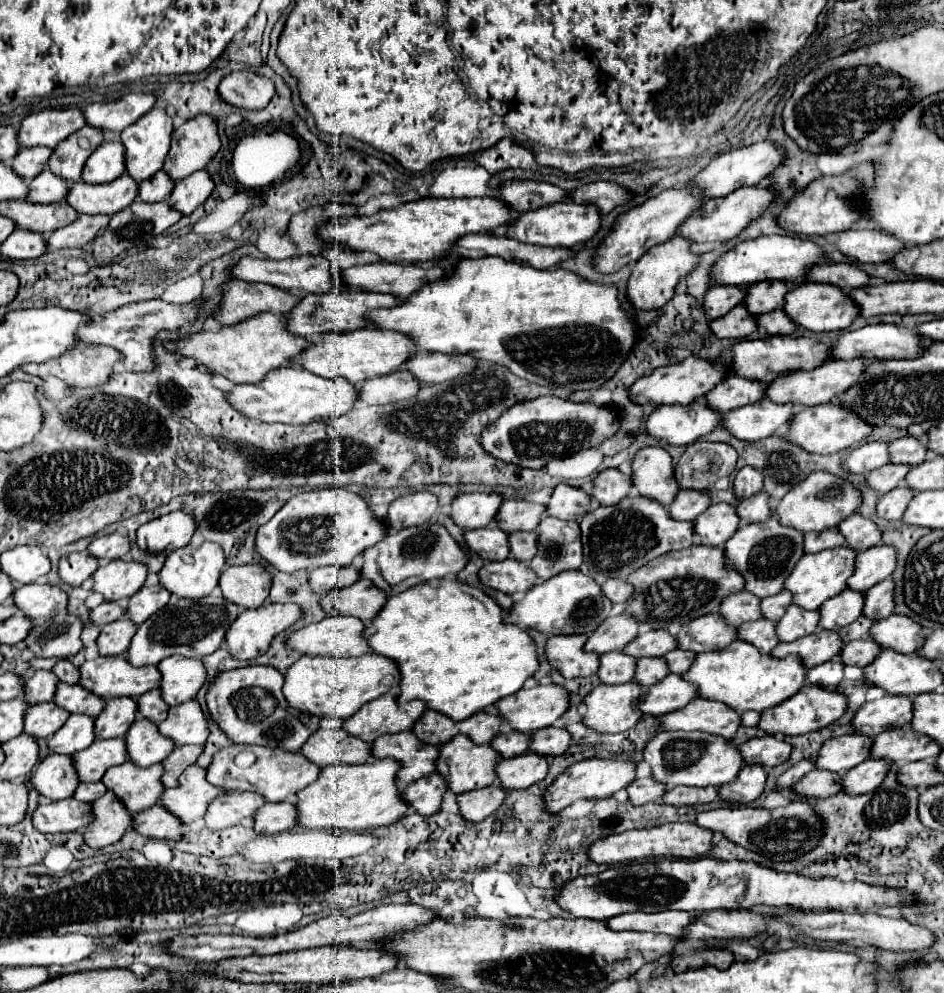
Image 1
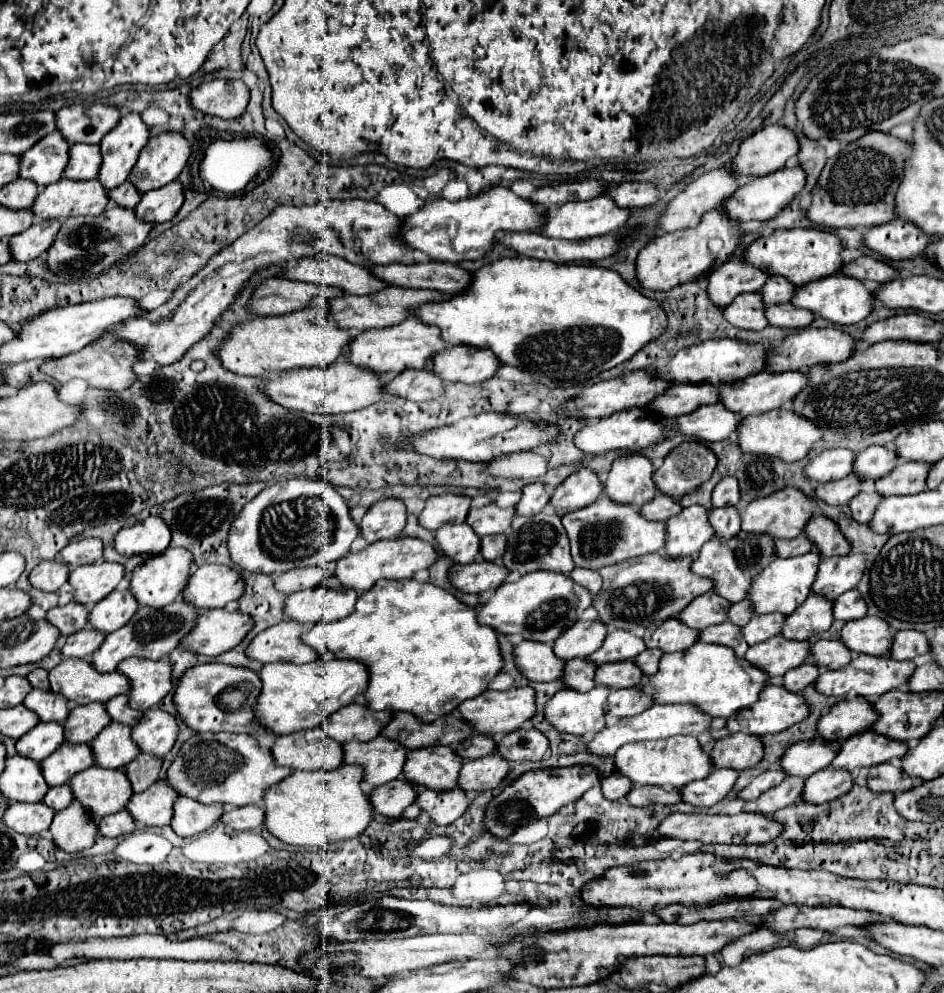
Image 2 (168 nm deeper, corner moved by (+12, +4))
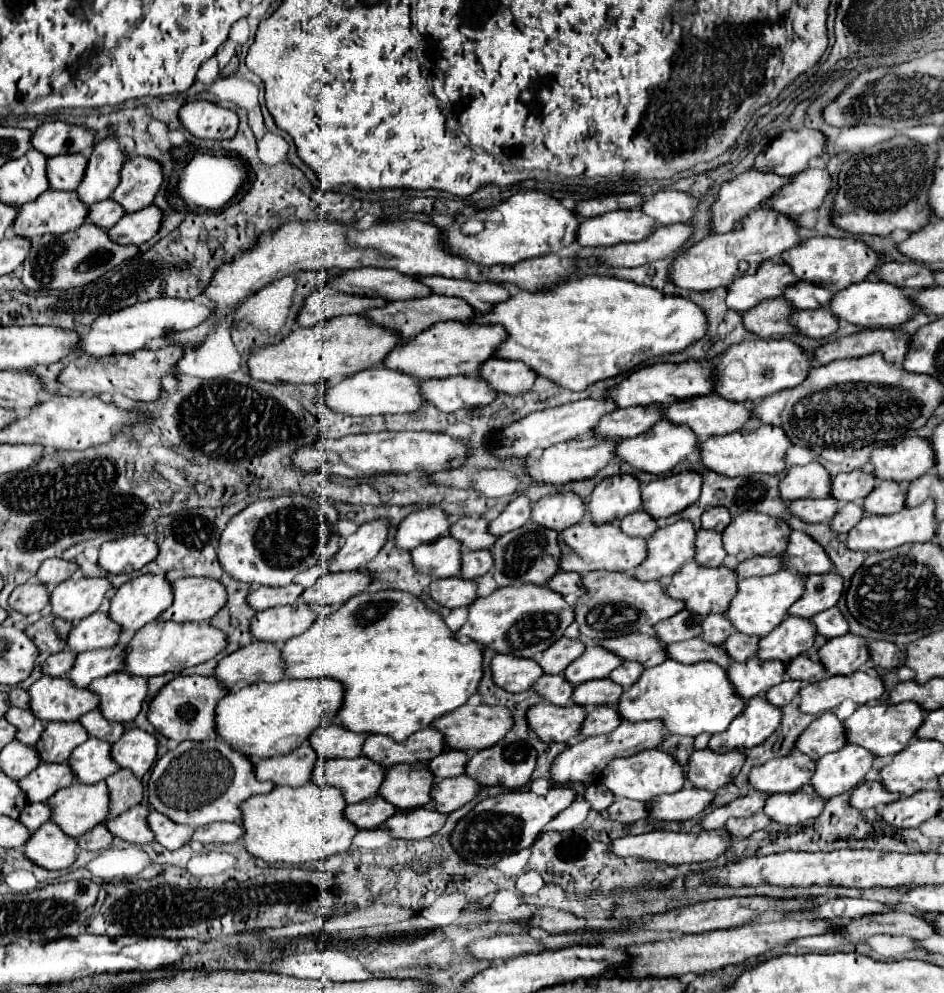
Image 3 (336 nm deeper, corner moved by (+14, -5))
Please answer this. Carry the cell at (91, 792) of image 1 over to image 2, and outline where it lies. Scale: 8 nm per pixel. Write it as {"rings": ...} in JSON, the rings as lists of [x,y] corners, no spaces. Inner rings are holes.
{"rings":[[[69,783],[59,785],[59,787],[51,787],[47,791],[47,795],[43,797],[43,803],[49,805],[49,807],[53,807],[55,811],[65,809],[71,801],[73,801],[73,793],[71,793],[71,785]]]}

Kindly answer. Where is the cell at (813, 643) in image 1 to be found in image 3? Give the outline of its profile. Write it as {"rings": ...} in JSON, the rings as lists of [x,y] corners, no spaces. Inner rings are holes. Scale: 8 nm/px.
{"rings":[[[749,658],[745,662],[731,662],[725,666],[725,672],[731,686],[735,688],[735,694],[749,700],[779,684],[785,678],[785,664],[775,660],[761,662],[759,658]]]}

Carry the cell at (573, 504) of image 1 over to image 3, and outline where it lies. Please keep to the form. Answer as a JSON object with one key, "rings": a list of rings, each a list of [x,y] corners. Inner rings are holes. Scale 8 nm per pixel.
{"rings":[[[517,496],[507,504],[507,508],[495,520],[489,522],[489,530],[491,530],[493,536],[503,536],[511,530],[521,528],[529,520],[529,514],[531,514],[529,498]]]}

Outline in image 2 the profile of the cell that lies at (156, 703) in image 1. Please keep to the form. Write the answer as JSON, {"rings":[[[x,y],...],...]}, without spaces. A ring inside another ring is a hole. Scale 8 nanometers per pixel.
{"rings":[[[119,695],[119,697],[113,697],[111,701],[105,703],[107,707],[107,713],[111,715],[113,721],[119,721],[119,723],[125,723],[129,727],[133,727],[135,723],[139,723],[139,717],[143,713],[139,713],[137,709],[129,709],[127,705],[127,695]]]}

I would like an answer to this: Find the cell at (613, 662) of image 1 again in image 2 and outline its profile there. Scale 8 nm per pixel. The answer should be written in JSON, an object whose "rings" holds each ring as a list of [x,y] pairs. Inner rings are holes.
{"rings":[[[575,659],[575,661],[567,661],[565,665],[565,675],[563,675],[563,681],[579,691],[579,693],[585,693],[585,691],[591,691],[595,687],[595,669],[599,665],[595,665],[593,661],[589,659]]]}

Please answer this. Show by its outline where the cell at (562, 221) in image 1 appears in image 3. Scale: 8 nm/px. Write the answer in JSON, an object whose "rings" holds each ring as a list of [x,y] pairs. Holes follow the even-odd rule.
{"rings":[[[617,210],[595,218],[585,218],[577,232],[581,246],[615,246],[623,242],[641,242],[657,222],[643,210]]]}

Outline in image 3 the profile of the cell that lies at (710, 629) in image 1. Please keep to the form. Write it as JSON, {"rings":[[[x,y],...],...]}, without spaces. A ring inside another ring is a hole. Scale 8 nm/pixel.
{"rings":[[[625,634],[621,638],[609,638],[601,642],[601,646],[623,660],[635,660],[643,664],[643,668],[657,666],[667,660],[661,642],[655,636],[647,634]]]}

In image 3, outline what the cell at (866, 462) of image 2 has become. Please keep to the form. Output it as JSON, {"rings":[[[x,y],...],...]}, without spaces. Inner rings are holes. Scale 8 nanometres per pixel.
{"rings":[[[861,470],[837,474],[831,478],[831,496],[841,502],[861,504],[867,498],[867,494],[875,488],[875,480],[877,478],[873,478],[873,474],[865,474]]]}

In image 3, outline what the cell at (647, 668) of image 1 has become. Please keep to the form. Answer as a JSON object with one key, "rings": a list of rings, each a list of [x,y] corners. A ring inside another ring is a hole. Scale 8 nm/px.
{"rings":[[[609,678],[603,680],[589,680],[585,684],[575,686],[573,690],[573,702],[579,706],[609,706],[615,708],[619,698],[623,694],[623,688]]]}

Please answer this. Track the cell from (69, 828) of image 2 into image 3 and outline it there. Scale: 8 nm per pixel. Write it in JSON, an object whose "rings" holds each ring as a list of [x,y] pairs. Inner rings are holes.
{"rings":[[[45,822],[37,832],[29,836],[23,848],[23,856],[45,870],[63,870],[75,862],[77,842],[63,834],[55,824]]]}

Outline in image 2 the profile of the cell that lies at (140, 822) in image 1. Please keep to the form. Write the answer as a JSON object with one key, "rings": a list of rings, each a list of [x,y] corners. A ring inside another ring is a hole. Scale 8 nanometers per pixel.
{"rings":[[[127,809],[115,813],[115,815],[107,815],[103,819],[99,819],[99,833],[105,837],[119,837],[119,835],[129,835],[137,829],[135,819],[131,817],[131,813],[127,813]]]}

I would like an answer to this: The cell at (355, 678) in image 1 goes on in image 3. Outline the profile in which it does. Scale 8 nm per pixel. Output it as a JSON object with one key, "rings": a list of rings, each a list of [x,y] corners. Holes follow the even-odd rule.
{"rings":[[[283,678],[275,684],[257,682],[221,698],[215,710],[215,730],[231,750],[245,754],[253,762],[255,758],[281,756],[297,750],[319,724],[331,720],[337,714],[341,700],[343,688],[335,680]]]}

